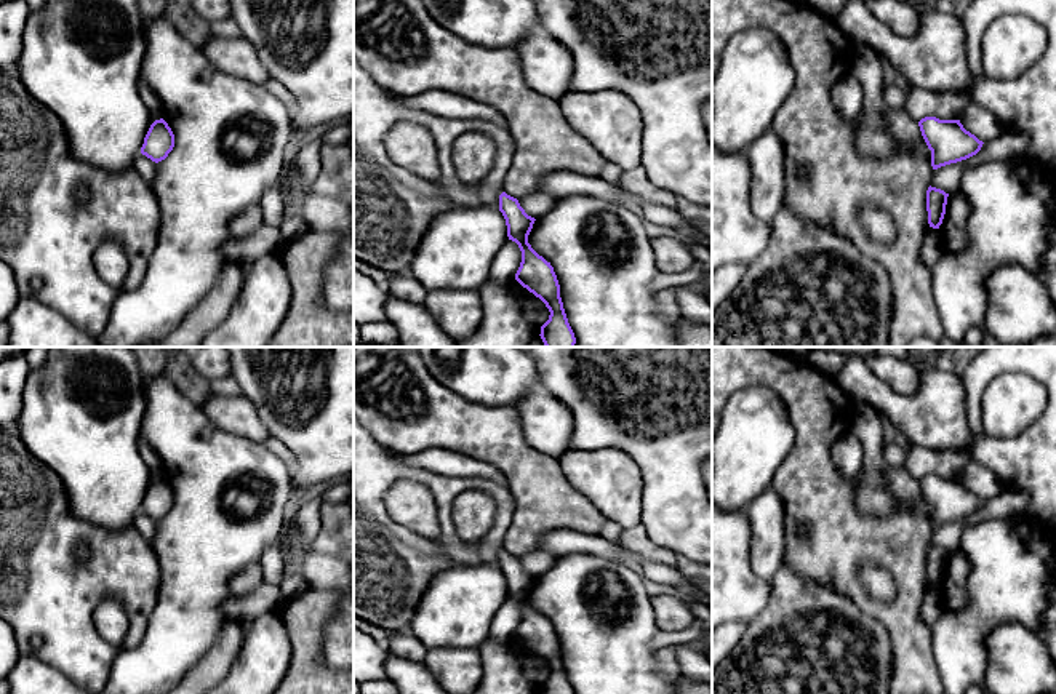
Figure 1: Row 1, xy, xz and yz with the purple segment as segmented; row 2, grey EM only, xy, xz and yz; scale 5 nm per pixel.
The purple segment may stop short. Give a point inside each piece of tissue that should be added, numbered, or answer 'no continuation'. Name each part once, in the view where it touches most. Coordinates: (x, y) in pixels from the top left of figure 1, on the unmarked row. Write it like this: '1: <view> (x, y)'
no continuation

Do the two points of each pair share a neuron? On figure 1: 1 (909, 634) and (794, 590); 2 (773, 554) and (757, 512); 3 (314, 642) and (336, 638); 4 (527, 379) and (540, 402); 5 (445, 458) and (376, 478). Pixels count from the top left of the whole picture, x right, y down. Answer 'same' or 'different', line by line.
1: different
2: same
3: different
4: different
5: different

